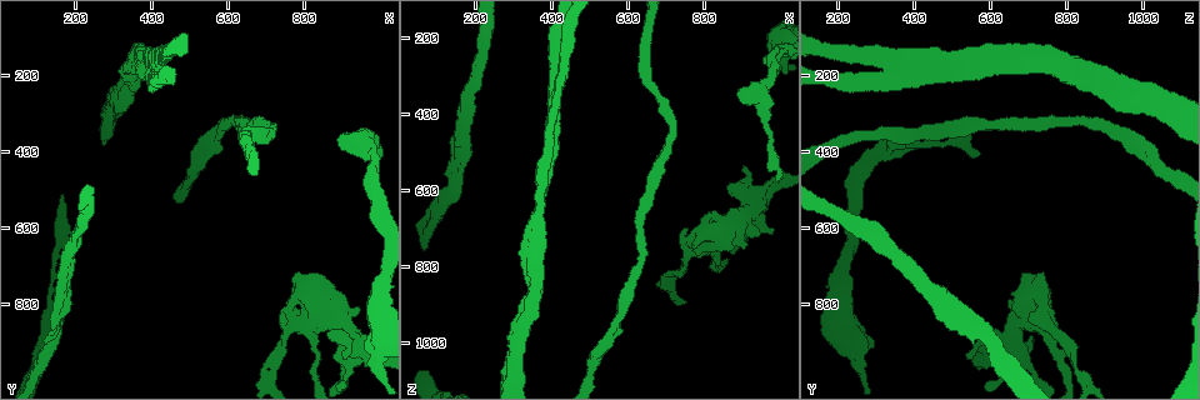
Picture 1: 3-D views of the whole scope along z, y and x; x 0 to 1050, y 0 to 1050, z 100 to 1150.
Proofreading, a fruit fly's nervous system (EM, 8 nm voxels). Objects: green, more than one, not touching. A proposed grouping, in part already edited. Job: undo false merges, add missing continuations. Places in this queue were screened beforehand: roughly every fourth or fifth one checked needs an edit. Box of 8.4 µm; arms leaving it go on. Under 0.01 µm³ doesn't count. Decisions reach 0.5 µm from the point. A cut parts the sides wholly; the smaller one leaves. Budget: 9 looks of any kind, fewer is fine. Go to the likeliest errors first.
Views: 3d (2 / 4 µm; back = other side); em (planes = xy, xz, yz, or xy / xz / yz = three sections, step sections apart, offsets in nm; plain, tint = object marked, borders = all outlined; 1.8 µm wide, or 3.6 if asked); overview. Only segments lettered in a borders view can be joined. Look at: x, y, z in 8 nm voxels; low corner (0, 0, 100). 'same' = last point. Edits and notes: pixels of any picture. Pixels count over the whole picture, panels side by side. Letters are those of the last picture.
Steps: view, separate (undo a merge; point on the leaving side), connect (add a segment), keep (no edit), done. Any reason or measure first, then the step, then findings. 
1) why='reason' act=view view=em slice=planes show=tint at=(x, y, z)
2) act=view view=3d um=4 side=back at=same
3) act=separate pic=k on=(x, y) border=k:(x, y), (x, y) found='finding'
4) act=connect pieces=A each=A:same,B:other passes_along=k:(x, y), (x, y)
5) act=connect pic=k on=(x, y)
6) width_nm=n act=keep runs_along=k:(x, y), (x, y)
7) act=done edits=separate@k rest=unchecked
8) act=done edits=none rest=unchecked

why='arms part here' act=view view=em slice=planes show=tint at=(410, 180, 395)

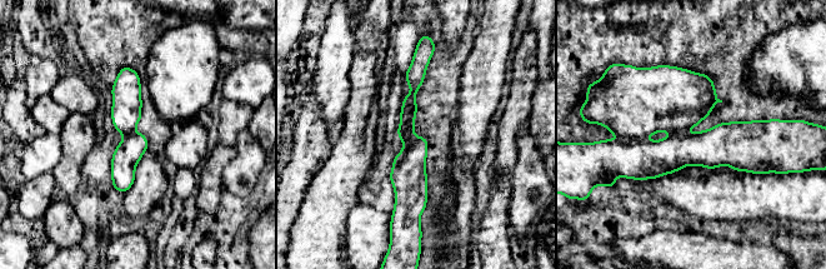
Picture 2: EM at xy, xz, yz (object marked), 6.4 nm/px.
act=view view=em slice=planes show=borders at=same

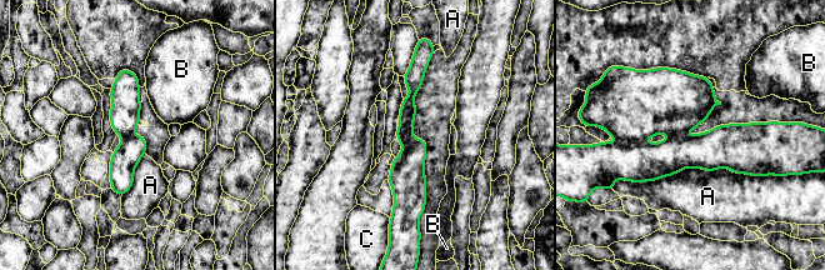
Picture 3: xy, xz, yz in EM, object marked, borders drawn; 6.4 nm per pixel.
act=keep each=A:other,B:other,C:other border=3:(771, 174), (683, 168), (620, 179) found='continuous, no second cell'

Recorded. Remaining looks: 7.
why='calibre changes' act=view view=3d um=4 at=(740, 875, 775)

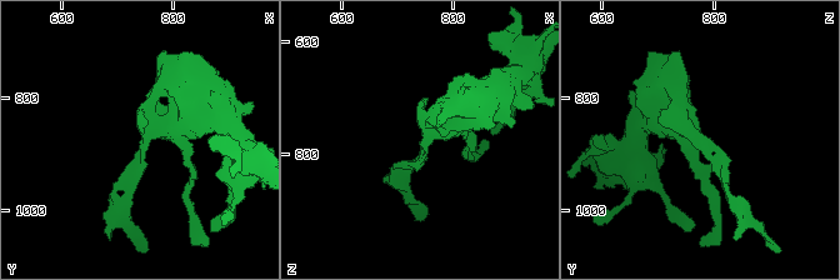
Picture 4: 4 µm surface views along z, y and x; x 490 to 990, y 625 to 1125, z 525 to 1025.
act=view view=em slice=xy step=16 show=borders at=(750, 880, 785)

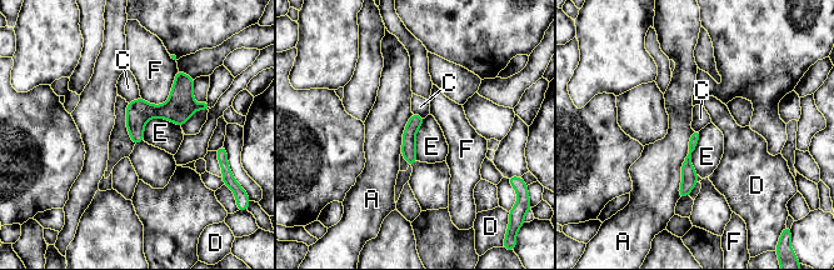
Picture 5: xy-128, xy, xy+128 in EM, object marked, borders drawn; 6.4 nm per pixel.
why='cut it another way' act=view view=em slice=planes show=borders at=same

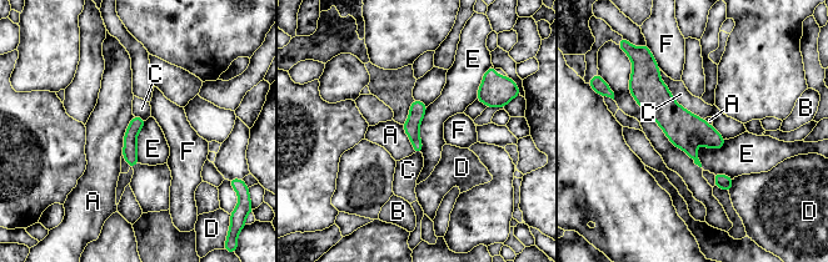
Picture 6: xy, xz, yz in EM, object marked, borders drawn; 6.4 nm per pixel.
longest_contact=C:440nm act=keep each=A:other,B:other,C:other,D:other,E:other,F:other border=6:(726, 139), (692, 140), (701, 166) found='continuous, no second cell'

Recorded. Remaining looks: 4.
why='three arms meet' act=view view=3d um=2 at=(305, 260, 1060)

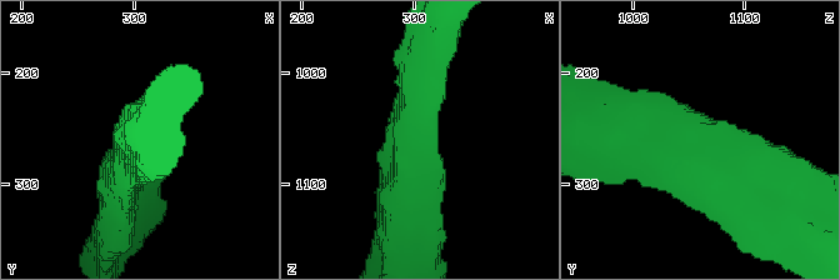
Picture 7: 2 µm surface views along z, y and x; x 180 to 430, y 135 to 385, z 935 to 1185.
act=view view=em slice=planes show=plain at=(300, 262, 1064)

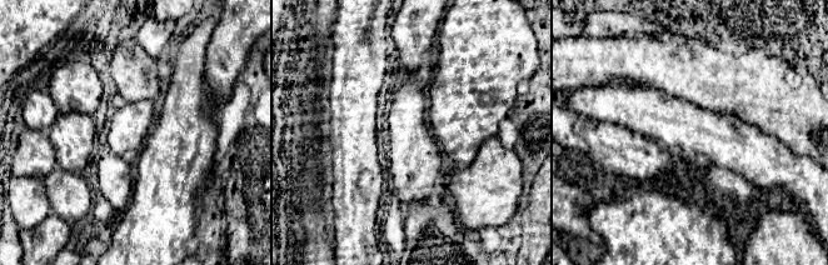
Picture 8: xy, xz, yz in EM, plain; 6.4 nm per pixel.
why='what lies round it' act=view view=em slice=planes show=borders at=same

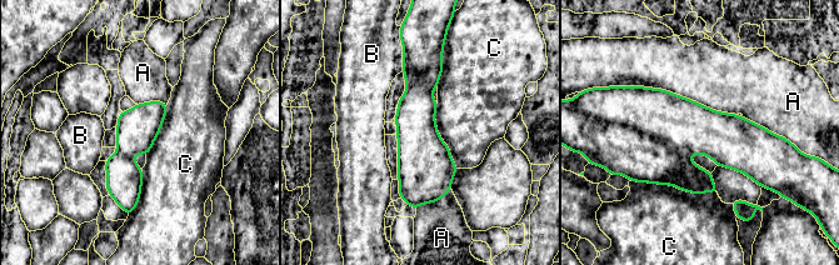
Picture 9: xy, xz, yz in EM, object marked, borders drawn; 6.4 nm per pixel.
width_nm=260 act=keep each=A:other,B:other,C:other found='continuous, no second cell'

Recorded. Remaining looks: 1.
act=done edits=none rest=unchecked

